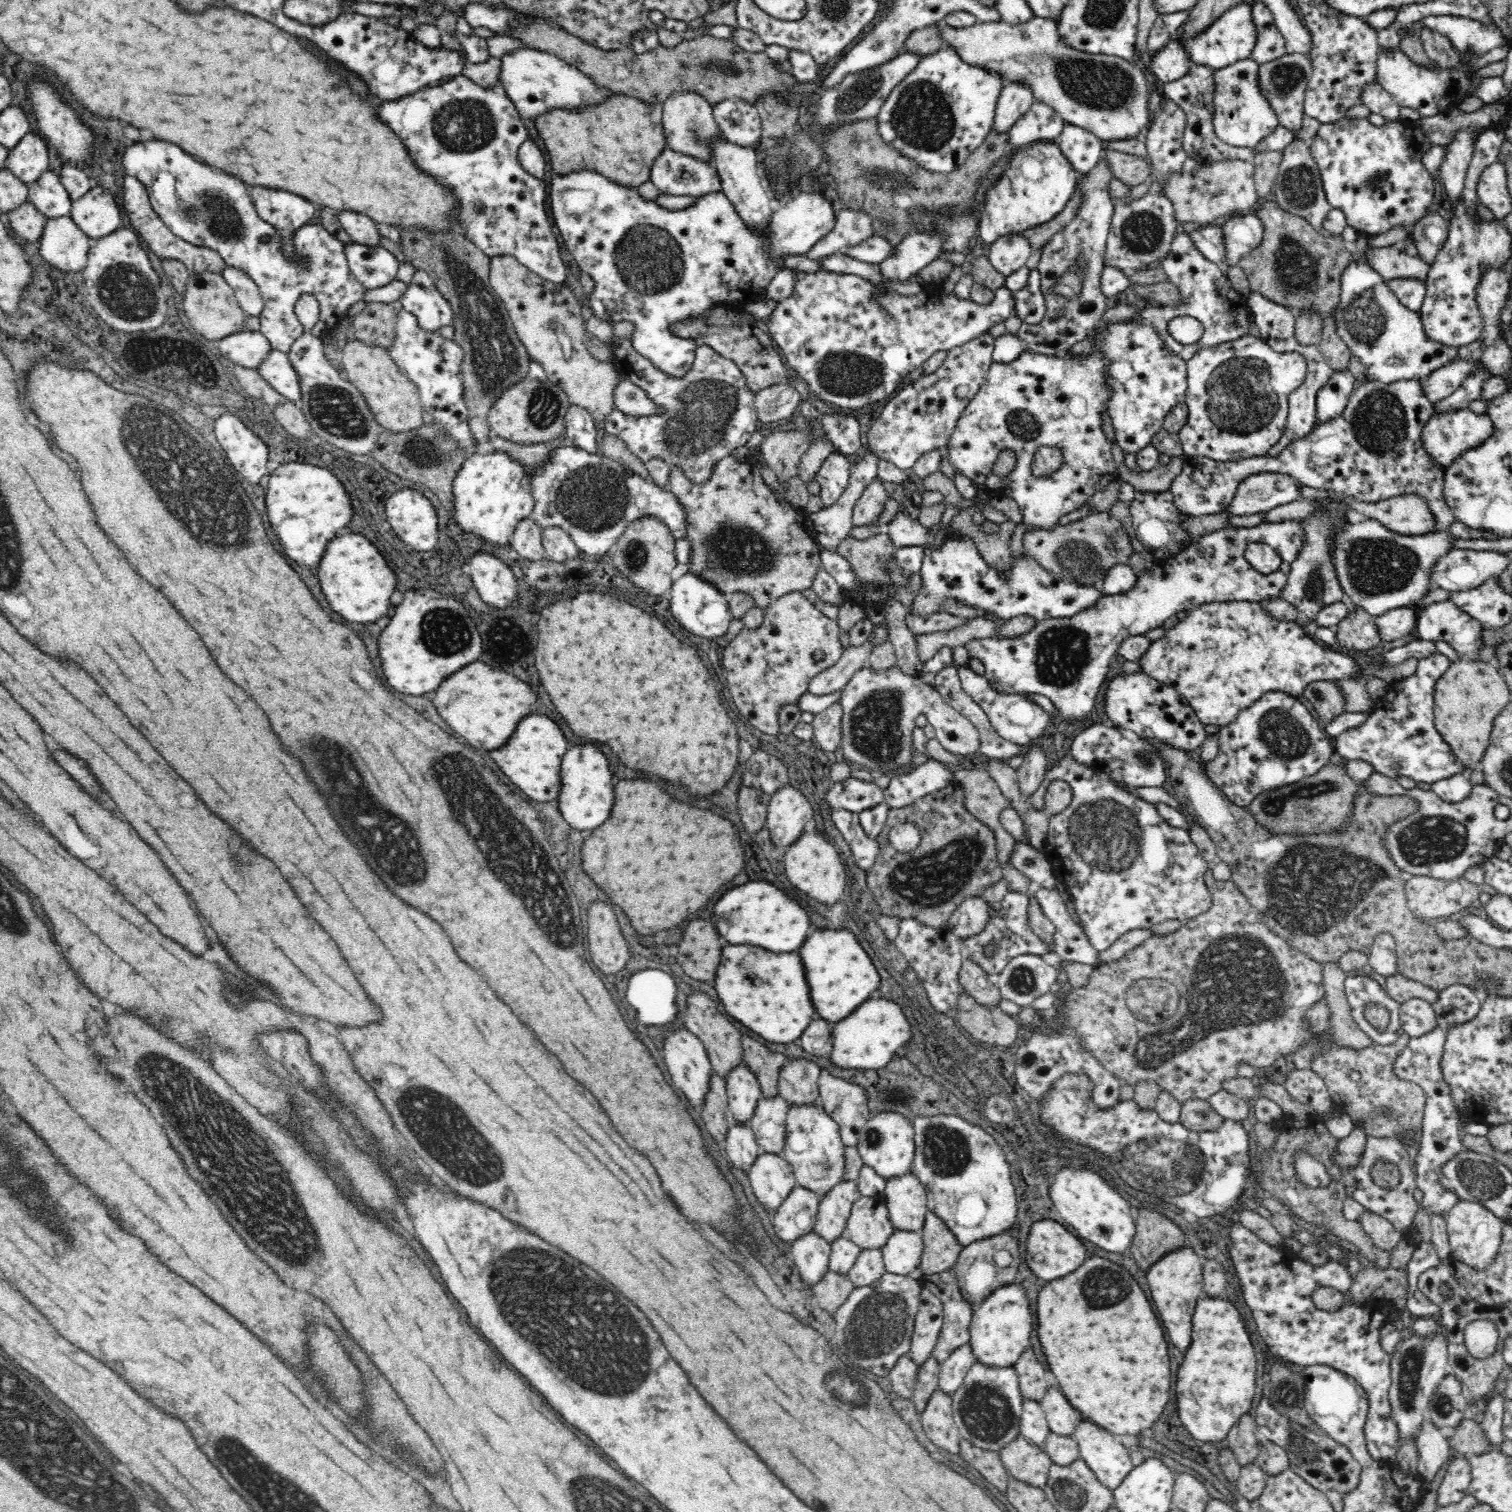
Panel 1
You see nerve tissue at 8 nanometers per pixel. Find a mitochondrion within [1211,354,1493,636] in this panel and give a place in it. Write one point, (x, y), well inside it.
(1375, 566)

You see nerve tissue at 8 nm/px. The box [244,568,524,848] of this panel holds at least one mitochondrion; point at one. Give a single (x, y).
(443, 632)

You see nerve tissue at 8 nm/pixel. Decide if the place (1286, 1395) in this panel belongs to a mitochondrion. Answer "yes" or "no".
yes

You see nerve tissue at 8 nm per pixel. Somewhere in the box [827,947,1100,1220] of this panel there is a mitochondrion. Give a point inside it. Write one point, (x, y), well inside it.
(948, 1152)

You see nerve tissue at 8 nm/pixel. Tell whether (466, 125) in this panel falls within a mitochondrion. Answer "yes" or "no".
yes

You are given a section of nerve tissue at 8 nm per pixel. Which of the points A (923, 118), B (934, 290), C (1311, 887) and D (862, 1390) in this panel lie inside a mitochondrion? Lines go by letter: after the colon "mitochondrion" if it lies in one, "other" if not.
A: mitochondrion
B: other
C: mitochondrion
D: mitochondrion

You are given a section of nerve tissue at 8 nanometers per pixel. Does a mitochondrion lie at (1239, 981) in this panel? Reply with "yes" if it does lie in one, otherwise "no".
yes

